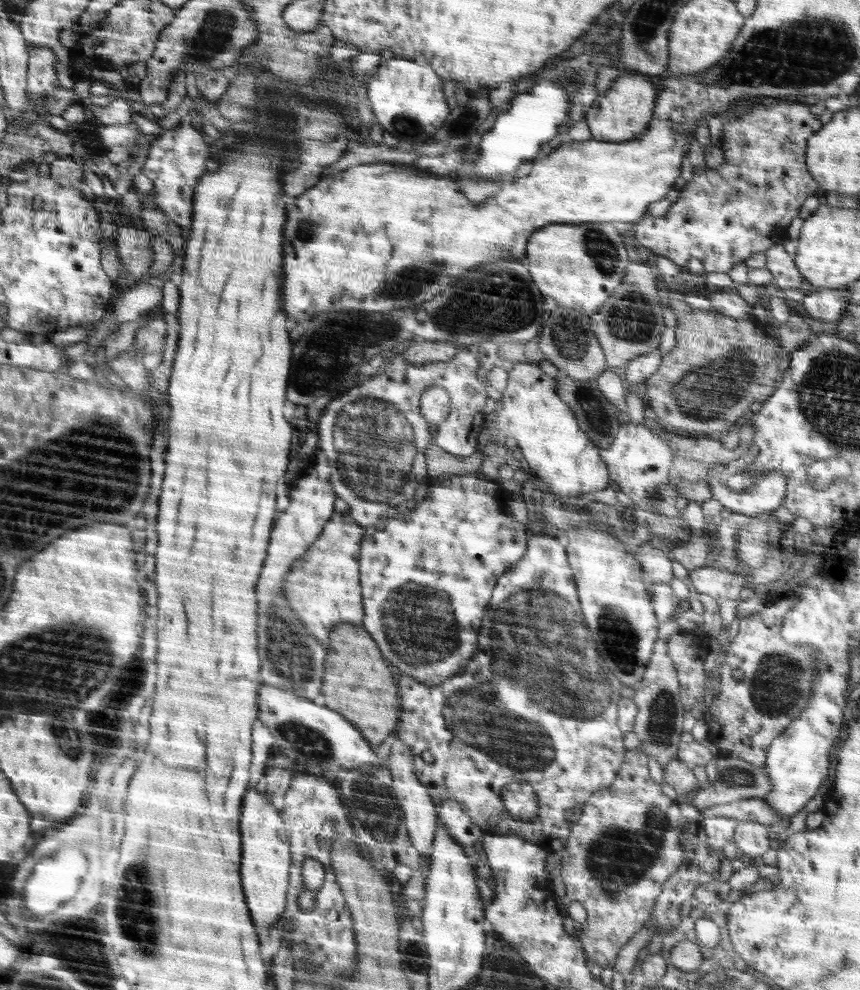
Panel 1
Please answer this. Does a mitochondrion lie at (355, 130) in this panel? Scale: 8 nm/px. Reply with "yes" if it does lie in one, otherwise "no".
no

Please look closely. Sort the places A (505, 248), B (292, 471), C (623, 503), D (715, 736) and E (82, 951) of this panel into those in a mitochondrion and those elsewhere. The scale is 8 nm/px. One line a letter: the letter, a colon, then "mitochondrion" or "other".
A: mitochondrion
B: other
C: other
D: other
E: mitochondrion

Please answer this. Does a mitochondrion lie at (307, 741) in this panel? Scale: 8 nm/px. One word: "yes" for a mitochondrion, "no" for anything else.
yes

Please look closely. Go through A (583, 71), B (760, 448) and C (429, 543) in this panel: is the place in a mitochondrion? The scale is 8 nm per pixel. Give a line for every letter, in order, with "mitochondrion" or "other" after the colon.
A: mitochondrion
B: other
C: other

